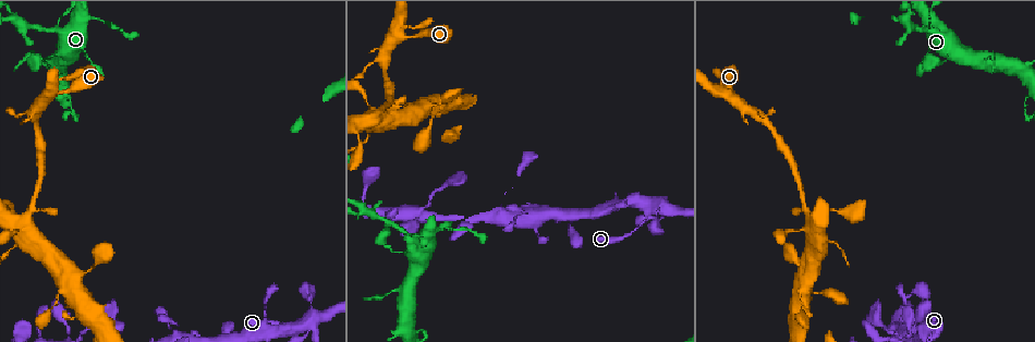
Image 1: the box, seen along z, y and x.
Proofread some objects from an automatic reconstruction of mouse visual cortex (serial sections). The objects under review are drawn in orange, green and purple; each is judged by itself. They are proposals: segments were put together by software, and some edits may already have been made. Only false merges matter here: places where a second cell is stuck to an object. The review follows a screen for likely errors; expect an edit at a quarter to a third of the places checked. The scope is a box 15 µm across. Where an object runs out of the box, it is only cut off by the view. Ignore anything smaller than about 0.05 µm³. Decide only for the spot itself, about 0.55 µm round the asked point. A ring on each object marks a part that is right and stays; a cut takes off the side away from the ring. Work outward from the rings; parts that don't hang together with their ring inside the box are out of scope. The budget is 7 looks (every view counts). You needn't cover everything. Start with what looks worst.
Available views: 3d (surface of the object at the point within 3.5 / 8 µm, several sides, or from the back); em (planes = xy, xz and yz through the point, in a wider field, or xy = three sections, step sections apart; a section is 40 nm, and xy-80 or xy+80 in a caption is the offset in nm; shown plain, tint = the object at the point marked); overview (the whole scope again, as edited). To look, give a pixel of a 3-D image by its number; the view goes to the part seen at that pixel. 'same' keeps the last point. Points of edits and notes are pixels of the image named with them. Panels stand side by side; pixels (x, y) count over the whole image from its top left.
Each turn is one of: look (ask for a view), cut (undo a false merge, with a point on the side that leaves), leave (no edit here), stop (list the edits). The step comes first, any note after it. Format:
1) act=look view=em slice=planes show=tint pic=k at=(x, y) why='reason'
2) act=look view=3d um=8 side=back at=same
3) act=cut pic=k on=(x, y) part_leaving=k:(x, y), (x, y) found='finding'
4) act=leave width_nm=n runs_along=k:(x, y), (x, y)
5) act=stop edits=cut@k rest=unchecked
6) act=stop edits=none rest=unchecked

act=look view=3d um=3.5 pic=1 at=(906, 16) why='narrows sharply'

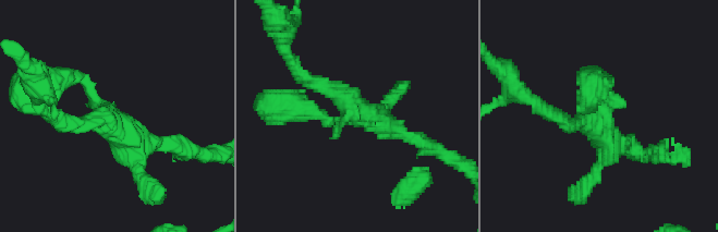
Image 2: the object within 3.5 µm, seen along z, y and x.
act=look view=em slice=xy step=1 show=plain pic=2 at=(357, 113) why='shape alone is not enough'

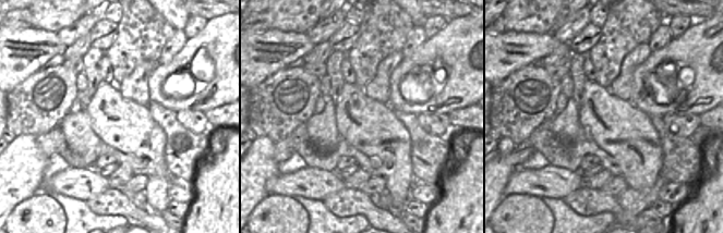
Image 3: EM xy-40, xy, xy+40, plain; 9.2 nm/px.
act=look view=em slice=xy step=1 show=tint at=same why='with the object marked'

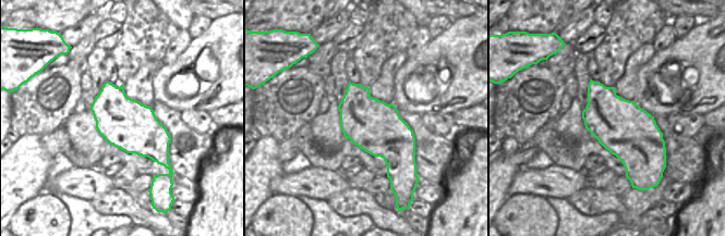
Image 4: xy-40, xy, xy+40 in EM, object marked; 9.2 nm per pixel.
act=leave width_nm=480 runs_along=2:(417, 137), (356, 112), (303, 71) found='continuous, no second cell'

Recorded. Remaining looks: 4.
act=look view=3d um=3.5 pic=1 at=(310, 314) why='sharp bend'

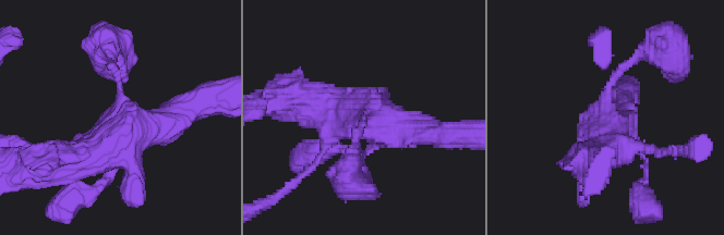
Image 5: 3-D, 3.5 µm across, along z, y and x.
act=look view=em slice=xy step=3 show=tint pic=5 at=(608, 115) why='shape alone is not enough'

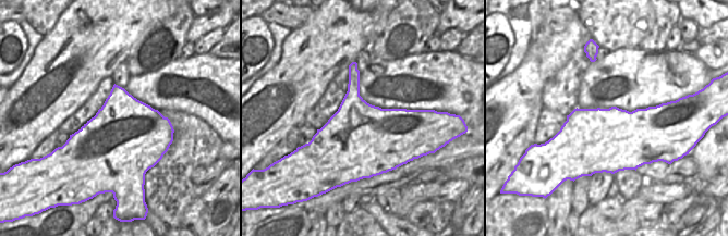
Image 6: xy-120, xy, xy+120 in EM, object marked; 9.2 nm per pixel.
act=leave runs_along=5:(75, 147), (166, 124), (185, 111) found='one cell here'

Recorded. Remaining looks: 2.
act=stop edits=none rest=unchecked

